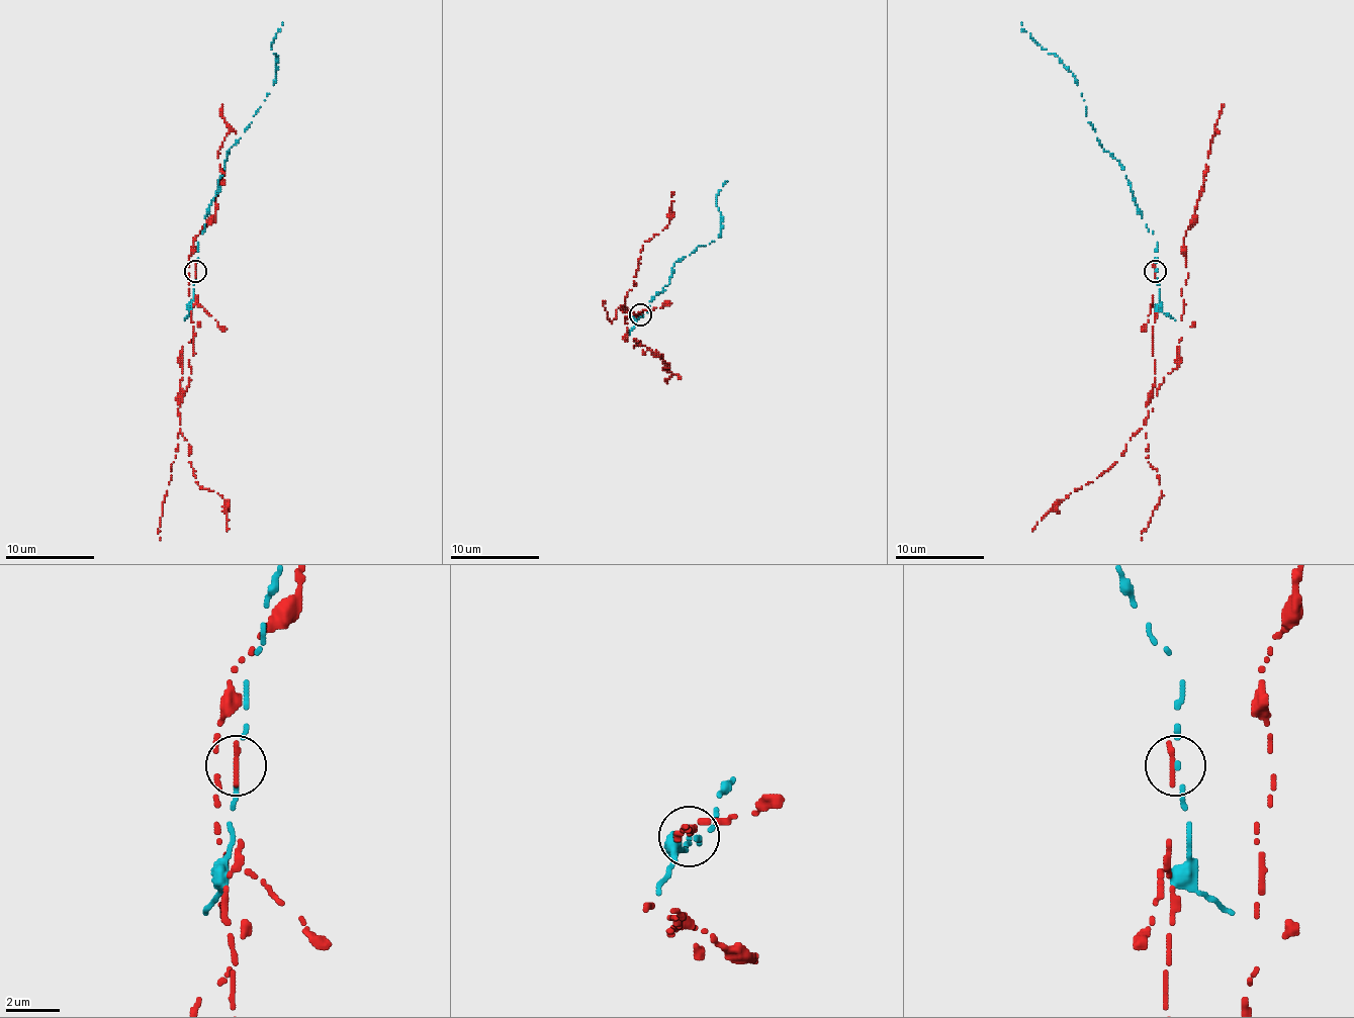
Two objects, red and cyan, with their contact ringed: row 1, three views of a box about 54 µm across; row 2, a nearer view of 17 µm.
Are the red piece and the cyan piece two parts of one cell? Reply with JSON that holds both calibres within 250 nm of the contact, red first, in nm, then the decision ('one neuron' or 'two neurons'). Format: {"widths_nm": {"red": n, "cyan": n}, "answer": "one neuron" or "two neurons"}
{"widths_nm": {"red": 220, "cyan": 100}, "answer": "two neurons"}

